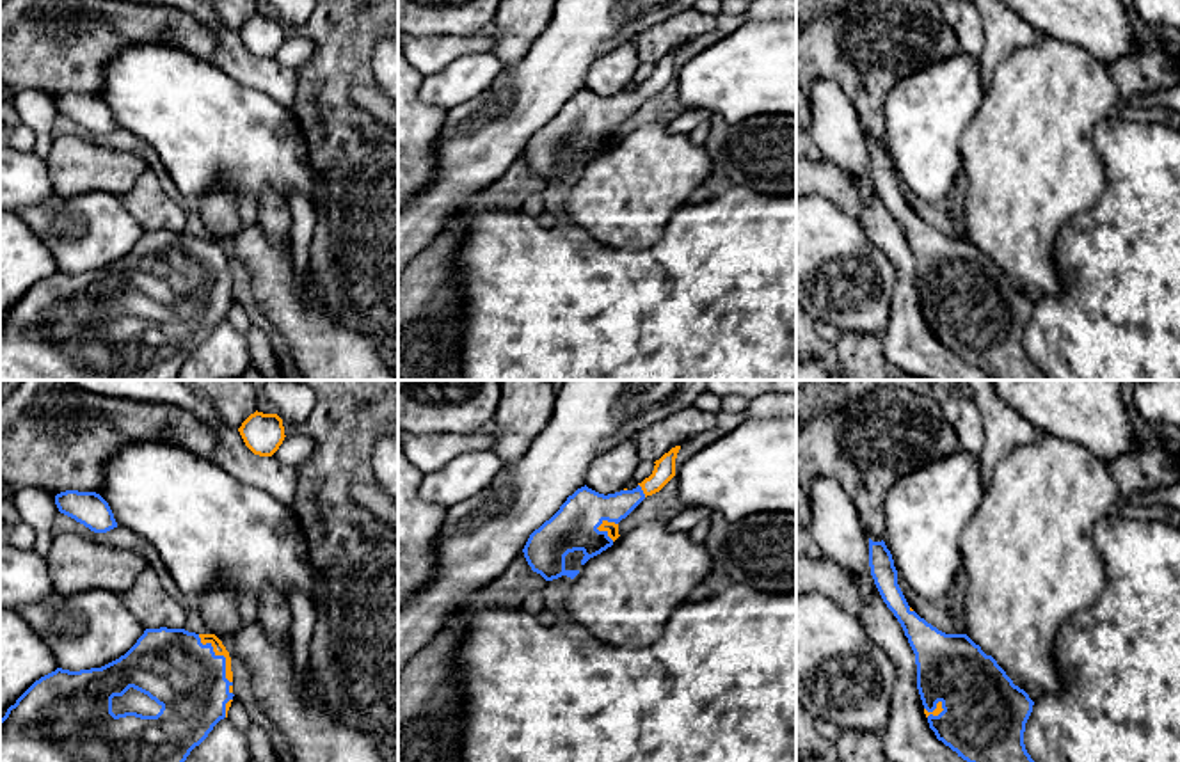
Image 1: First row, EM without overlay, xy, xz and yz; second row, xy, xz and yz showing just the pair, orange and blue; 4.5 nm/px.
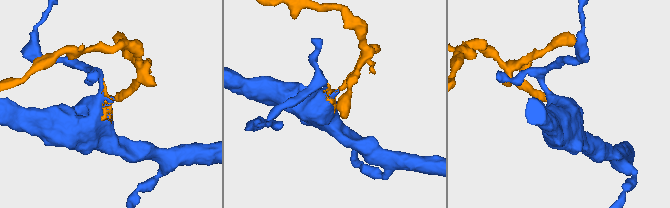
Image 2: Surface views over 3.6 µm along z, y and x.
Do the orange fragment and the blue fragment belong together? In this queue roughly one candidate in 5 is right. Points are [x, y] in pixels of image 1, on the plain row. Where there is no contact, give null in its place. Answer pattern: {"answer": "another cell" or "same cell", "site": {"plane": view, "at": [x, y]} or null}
{"answer": "same cell", "site": {"plane": "xy", "at": [226, 261]}}

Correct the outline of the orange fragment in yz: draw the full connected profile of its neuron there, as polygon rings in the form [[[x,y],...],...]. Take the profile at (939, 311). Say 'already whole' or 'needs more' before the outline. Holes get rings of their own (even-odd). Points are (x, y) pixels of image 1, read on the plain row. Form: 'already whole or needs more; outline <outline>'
needs more; outline [[[869,140],[869,169],[883,204],[901,226],[915,256],[917,291],[937,341],[993,380],[1047,380],[1024,346],[1025,325],[1034,307],[1029,297],[1015,288],[997,263],[967,236],[945,236],[908,208],[883,142]]]

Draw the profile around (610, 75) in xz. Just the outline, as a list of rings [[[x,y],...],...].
[[[634,43],[620,44],[590,66],[586,89],[604,98],[620,94],[633,82],[638,66],[640,55]]]

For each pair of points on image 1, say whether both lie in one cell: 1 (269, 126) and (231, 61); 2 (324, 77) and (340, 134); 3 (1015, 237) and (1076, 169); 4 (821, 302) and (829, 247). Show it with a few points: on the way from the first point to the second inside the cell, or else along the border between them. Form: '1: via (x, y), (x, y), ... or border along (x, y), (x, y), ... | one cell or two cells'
1: border along (210, 63), (283, 105) | two cells
2: via (324, 91), (327, 119) | one cell
3: via (1024, 221), (1060, 185) | one cell
4: via (829, 288), (829, 261) | one cell

